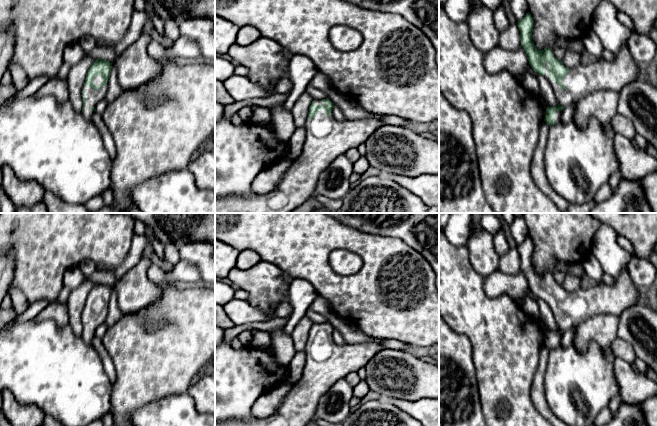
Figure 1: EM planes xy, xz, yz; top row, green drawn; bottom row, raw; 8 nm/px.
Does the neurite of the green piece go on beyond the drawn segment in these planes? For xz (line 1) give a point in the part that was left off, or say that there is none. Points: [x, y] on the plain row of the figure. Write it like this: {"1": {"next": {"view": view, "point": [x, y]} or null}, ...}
{"1": {"next": {"view": "xz", "point": [326, 362]}}}

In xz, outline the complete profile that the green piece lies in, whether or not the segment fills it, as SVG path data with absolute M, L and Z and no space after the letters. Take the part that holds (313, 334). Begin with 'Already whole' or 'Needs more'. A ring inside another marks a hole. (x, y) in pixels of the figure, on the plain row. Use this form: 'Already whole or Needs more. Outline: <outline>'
Needs more. Outline: M328 323L313 324L305 346L306 364L300 380L291 386L281 406L269 417L252 416L249 420L230 419L215 423L215 426L306 426L315 416L320 397L339 379L351 372L357 372L380 351L385 349L381 340L373 339L358 344L338 345L333 339L334 328Z

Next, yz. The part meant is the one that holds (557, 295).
Needs more. Outline: M529 236L517 246L517 250L530 290L550 306L558 325L556 331L546 333L544 345L549 350L560 347L563 334L581 321L599 314L620 317L625 309L641 303L628 269L616 277L614 285L600 283L569 293L554 280L552 273L546 271L541 275L535 271L532 265L534 243Z

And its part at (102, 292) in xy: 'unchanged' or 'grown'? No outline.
grown

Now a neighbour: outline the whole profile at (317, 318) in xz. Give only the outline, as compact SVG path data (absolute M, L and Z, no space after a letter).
M310 308L306 312L306 316L309 317L314 324L322 324L328 322L325 316L311 310Z

